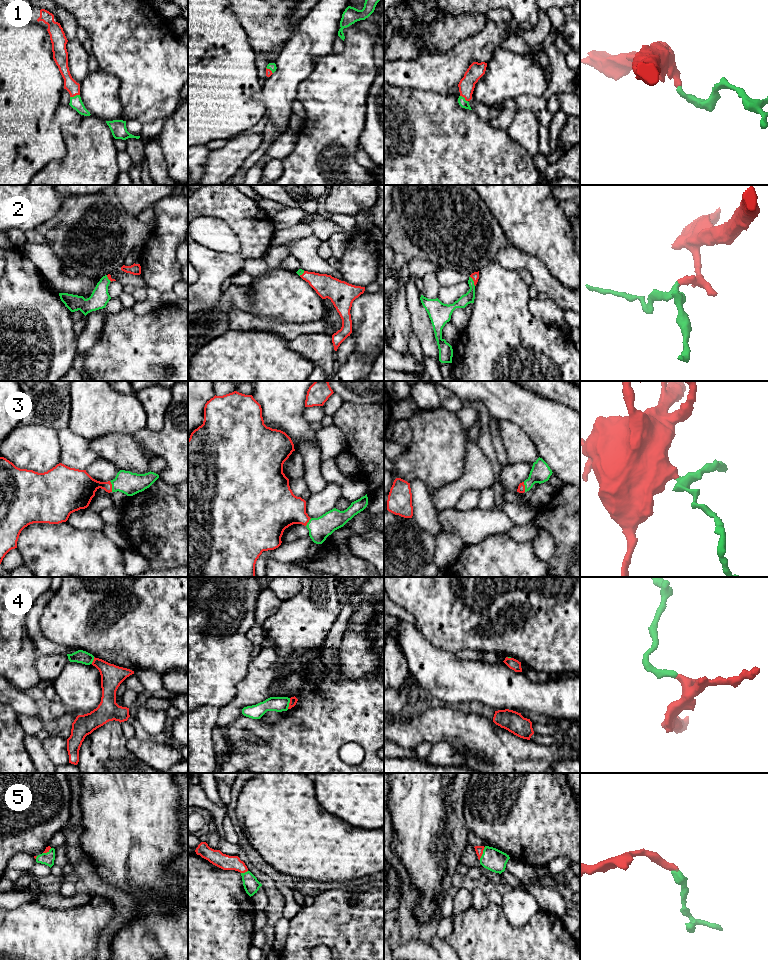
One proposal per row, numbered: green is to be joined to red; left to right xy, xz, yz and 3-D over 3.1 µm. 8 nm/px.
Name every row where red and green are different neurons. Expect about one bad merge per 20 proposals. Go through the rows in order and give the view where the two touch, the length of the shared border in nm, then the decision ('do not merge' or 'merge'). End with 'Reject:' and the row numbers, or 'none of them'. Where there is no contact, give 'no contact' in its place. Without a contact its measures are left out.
1: meets red in xy; contact 80 nm long; merge
2: meets red in yz; contact 90 nm long; merge
3: meets red in xy; contact 90 nm long; merge
4: meets red in xz; contact 90 nm long; merge
5: meets red in yz; contact 120 nm long; merge
Reject: none of them

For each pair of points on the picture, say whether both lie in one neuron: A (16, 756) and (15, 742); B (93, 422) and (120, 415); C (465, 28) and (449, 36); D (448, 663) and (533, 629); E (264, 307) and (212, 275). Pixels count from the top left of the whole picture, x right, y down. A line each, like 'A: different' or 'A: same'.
A: same
B: same
C: same
D: different
E: different

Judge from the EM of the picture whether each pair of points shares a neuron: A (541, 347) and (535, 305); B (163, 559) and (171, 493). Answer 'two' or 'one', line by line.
A: two
B: one

